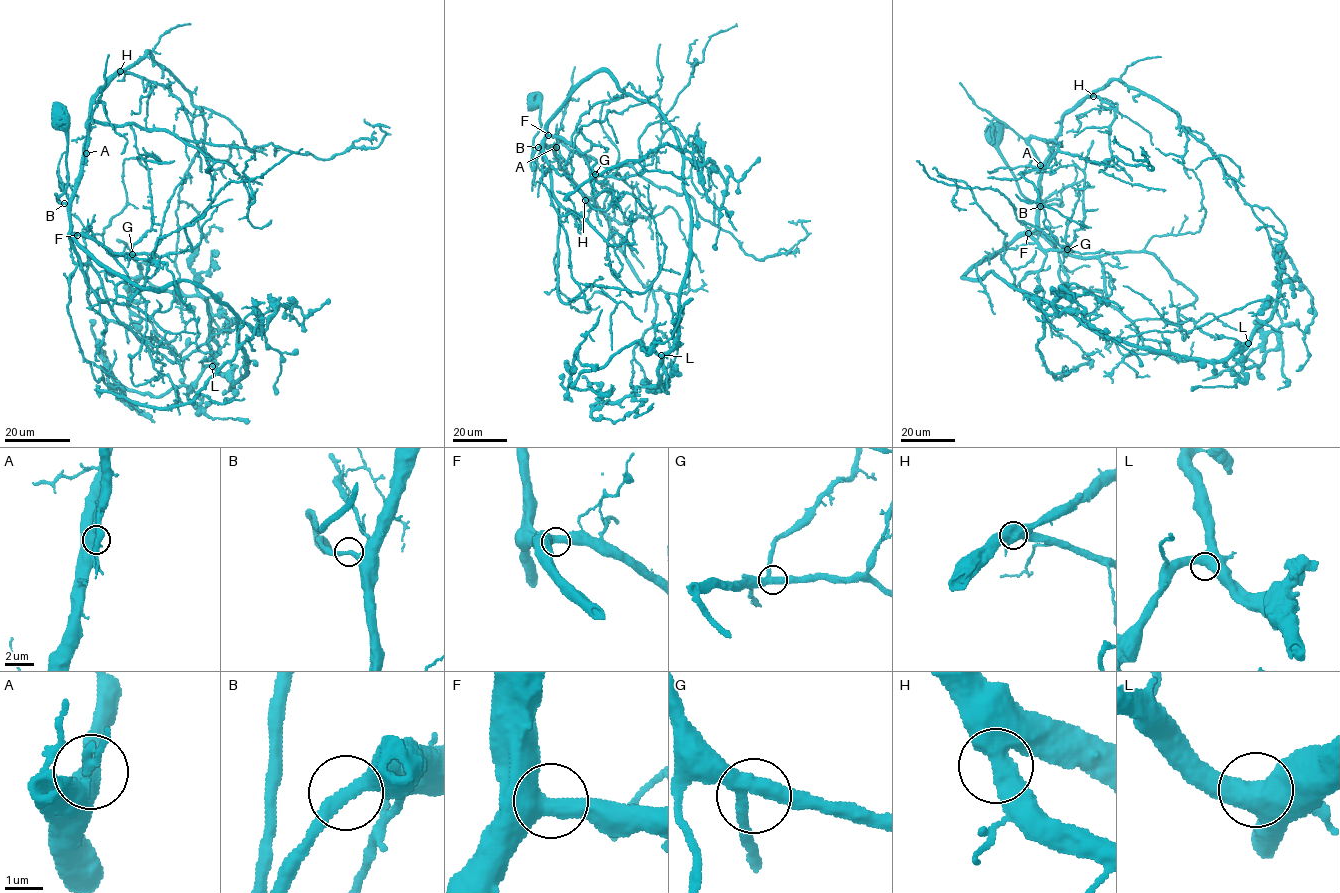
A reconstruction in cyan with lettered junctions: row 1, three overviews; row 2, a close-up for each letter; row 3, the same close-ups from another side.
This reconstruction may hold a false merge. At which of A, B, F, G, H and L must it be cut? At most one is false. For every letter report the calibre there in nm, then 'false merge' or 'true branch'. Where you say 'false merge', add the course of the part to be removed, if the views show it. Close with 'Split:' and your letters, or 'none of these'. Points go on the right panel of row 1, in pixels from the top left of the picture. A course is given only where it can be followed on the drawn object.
A: calibre 550 nm; true branch
B: calibre 340 nm; true branch
F: calibre 550 nm; true branch
G: calibre 380 nm; true branch
H: calibre 550 nm; true branch
L: calibre 600 nm; true branch
Split: none of these

